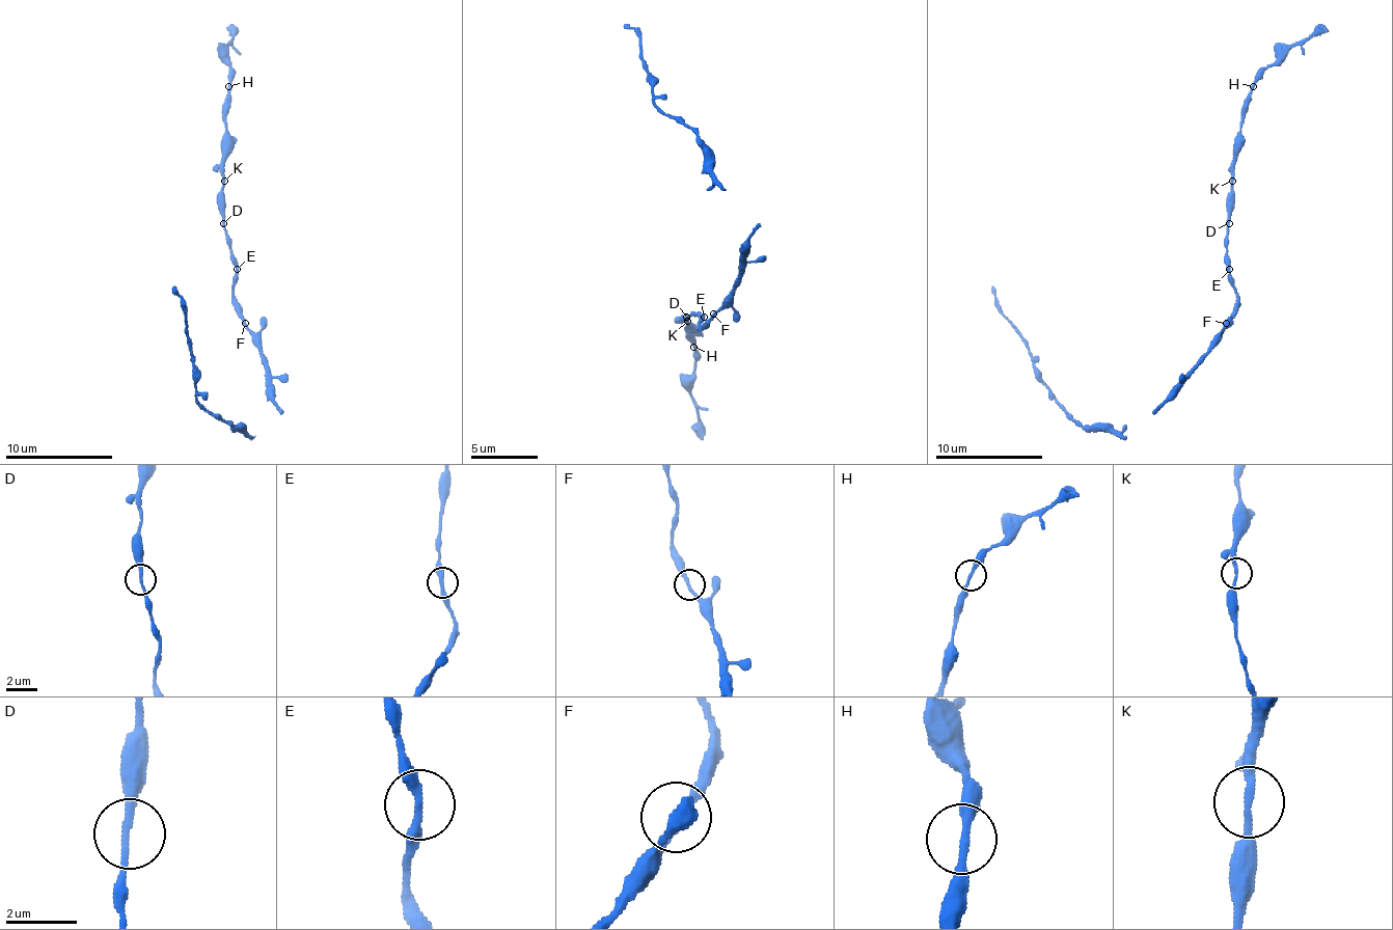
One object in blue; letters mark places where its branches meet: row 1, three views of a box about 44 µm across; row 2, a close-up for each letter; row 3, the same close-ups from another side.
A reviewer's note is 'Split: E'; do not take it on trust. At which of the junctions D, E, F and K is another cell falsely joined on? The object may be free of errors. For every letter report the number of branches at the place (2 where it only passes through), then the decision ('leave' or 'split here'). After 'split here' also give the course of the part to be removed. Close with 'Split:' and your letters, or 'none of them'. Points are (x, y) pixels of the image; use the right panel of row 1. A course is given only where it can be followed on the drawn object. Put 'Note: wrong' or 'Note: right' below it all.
D: branches 2; leave
E: branches 2; leave
F: branches 2; leave
K: branches 2; leave
Split: none of them
Note: wrong

